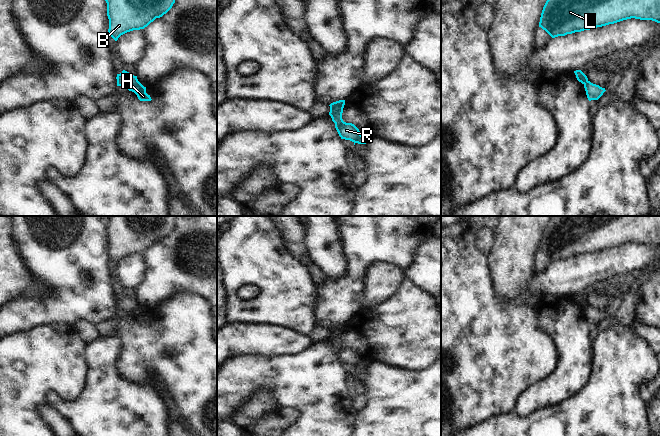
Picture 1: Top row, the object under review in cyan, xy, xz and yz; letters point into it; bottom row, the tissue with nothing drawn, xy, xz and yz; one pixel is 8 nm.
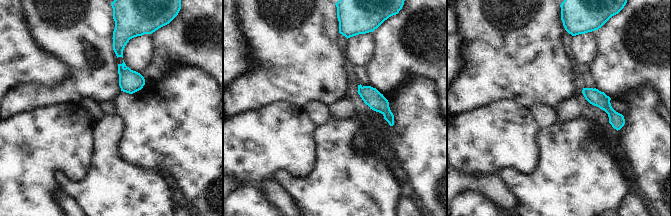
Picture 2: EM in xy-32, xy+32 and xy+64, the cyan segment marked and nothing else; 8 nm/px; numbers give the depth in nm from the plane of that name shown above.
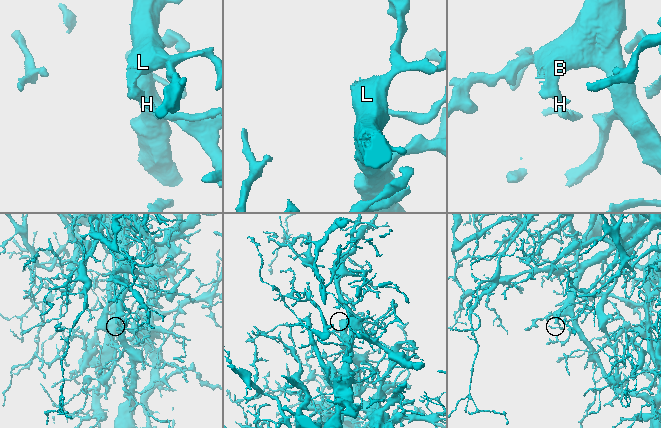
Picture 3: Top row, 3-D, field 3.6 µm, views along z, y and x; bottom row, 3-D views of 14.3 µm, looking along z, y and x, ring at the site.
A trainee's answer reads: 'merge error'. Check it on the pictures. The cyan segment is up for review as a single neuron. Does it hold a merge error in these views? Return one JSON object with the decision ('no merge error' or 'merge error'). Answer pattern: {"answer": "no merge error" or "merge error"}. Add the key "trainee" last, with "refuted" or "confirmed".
{"answer": "merge error", "trainee": "confirmed"}

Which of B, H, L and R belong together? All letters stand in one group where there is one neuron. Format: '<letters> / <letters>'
B L R / H

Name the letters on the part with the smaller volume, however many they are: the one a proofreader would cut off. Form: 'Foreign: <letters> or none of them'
Foreign: H

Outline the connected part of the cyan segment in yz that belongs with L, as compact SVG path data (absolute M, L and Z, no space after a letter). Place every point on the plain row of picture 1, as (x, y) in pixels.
M553 216L543 231L539 251L555 262L631 242L660 247L660 216Z

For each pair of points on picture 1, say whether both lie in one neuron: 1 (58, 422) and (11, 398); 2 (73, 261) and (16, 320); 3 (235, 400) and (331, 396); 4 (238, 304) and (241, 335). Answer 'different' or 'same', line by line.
1: different
2: same
3: same
4: different

